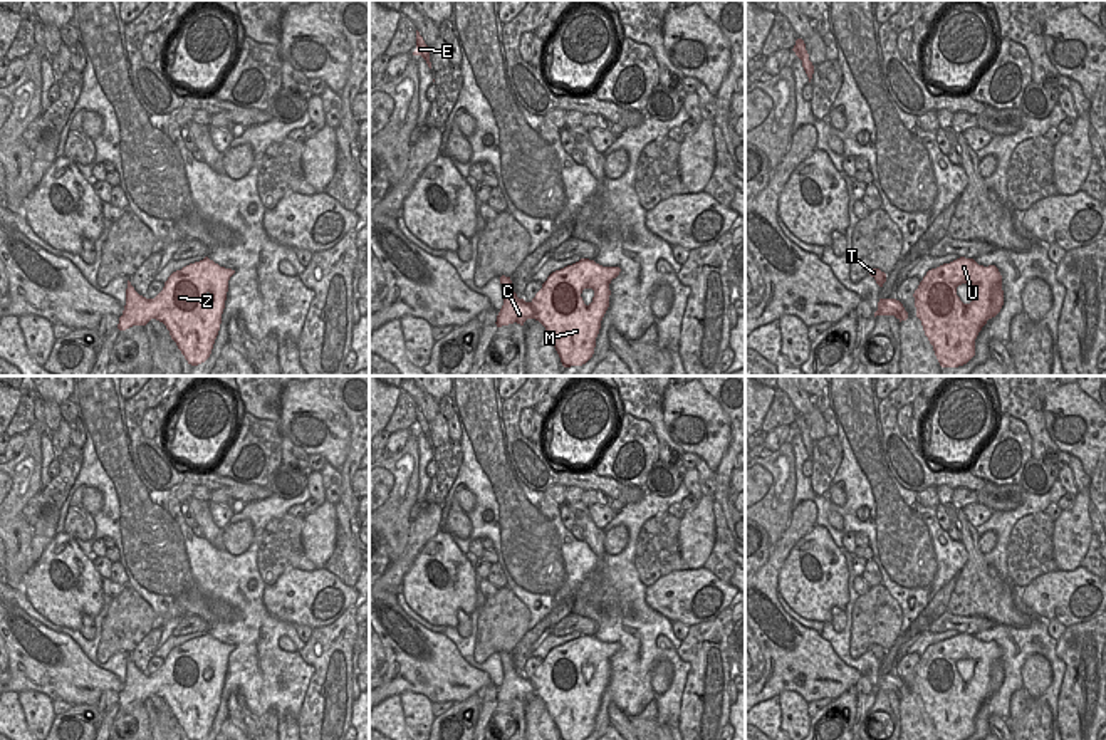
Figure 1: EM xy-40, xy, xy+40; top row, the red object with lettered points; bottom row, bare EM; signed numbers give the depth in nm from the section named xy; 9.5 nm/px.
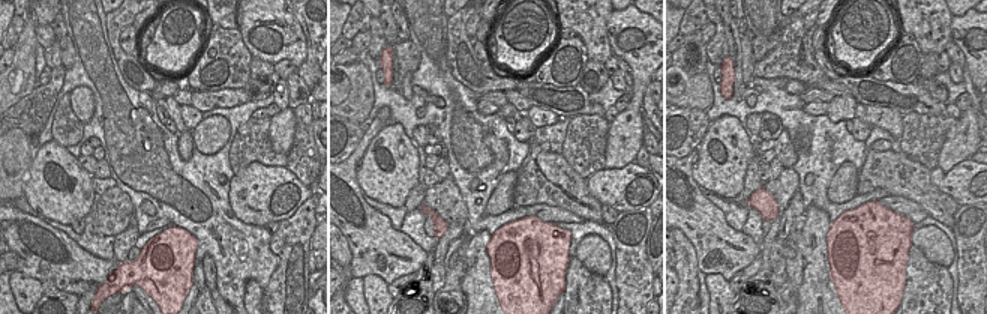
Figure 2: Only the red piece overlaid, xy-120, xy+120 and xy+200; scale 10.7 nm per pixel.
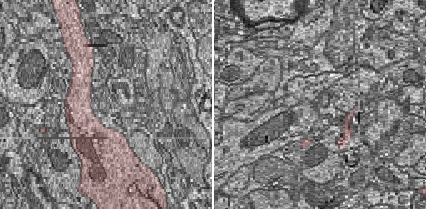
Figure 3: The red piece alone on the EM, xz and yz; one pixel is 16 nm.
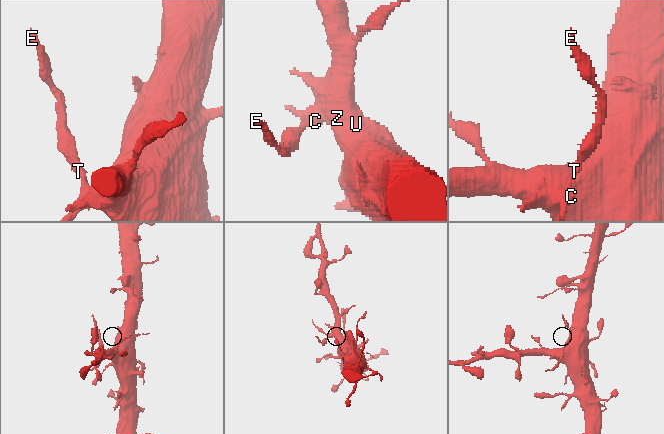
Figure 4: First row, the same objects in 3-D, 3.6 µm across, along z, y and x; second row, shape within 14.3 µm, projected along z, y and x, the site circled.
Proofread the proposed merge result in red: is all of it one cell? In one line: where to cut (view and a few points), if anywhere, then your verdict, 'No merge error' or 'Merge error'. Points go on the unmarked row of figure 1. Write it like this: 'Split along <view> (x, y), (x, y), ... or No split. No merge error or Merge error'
Split along xy+40 (885, 653), (878, 660). Merge error

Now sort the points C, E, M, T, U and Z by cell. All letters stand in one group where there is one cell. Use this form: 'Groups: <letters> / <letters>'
Groups: C M U Z / E T

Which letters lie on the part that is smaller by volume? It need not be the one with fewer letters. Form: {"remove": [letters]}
{"remove": ["E", "T"]}

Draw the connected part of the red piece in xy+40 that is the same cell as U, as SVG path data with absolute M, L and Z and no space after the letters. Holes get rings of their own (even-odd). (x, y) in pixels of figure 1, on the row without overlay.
M960 633L926 648L913 670L916 693L933 722L940 740L967 740L975 732L975 715L989 695L1004 681L1002 651L995 641L978 641L973 634ZM972 659L975 668L970 680L957 671L957 663Z

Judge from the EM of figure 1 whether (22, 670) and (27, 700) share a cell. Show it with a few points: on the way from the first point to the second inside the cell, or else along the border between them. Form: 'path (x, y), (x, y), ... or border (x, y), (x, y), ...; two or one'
border (19, 692), (42, 692), (52, 700); two

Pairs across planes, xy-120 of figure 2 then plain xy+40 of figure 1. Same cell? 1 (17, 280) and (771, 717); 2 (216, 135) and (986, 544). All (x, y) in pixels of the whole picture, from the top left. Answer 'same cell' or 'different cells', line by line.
1: different cells
2: same cell

